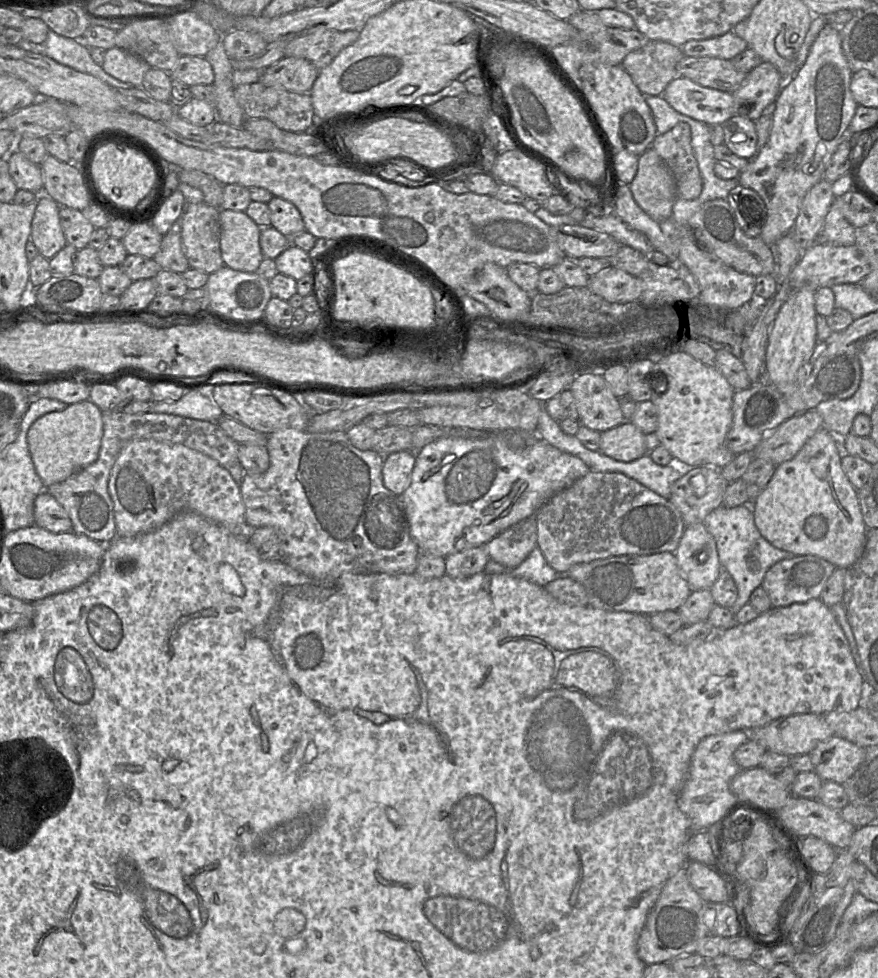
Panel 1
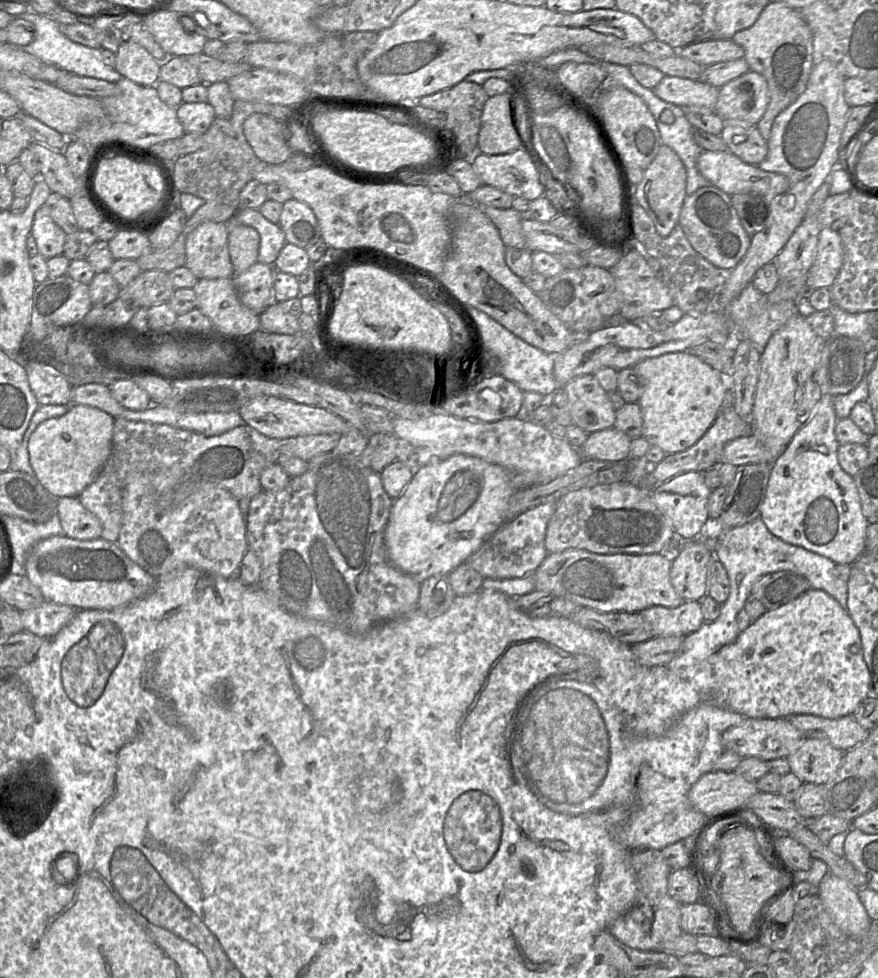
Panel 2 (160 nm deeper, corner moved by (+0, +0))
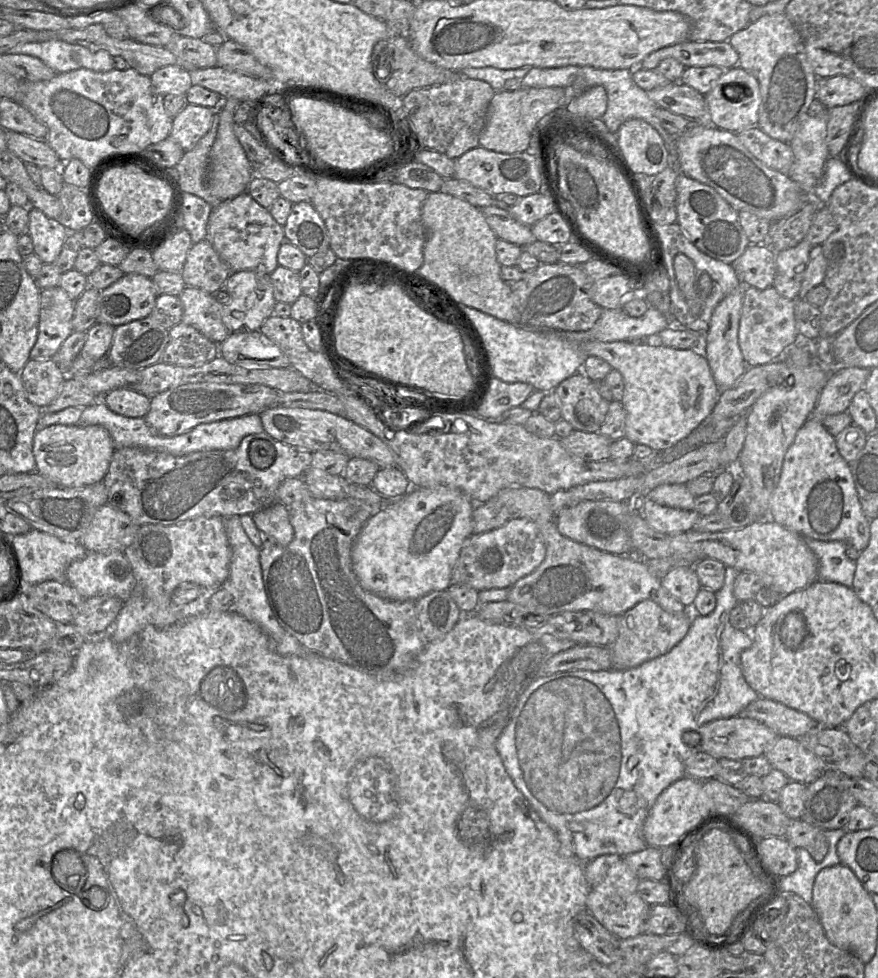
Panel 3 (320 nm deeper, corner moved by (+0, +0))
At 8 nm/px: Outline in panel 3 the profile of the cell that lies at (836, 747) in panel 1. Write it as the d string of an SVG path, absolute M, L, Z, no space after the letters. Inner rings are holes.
M777 737L764 756L773 769L783 772L791 781L805 785L814 782L825 771L823 761L793 737Z

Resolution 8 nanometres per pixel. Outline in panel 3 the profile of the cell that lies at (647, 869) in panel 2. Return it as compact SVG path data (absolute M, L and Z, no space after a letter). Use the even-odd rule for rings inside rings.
M604 854L584 863L588 885L587 908L609 932L620 939L644 933L644 924L651 909L651 906L639 896L637 887L640 879L625 862L624 857Z

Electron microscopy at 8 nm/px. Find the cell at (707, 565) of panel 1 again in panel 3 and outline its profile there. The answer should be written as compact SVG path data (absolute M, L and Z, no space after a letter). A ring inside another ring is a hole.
M694 566L675 567L661 576L662 587L690 609L701 589Z

